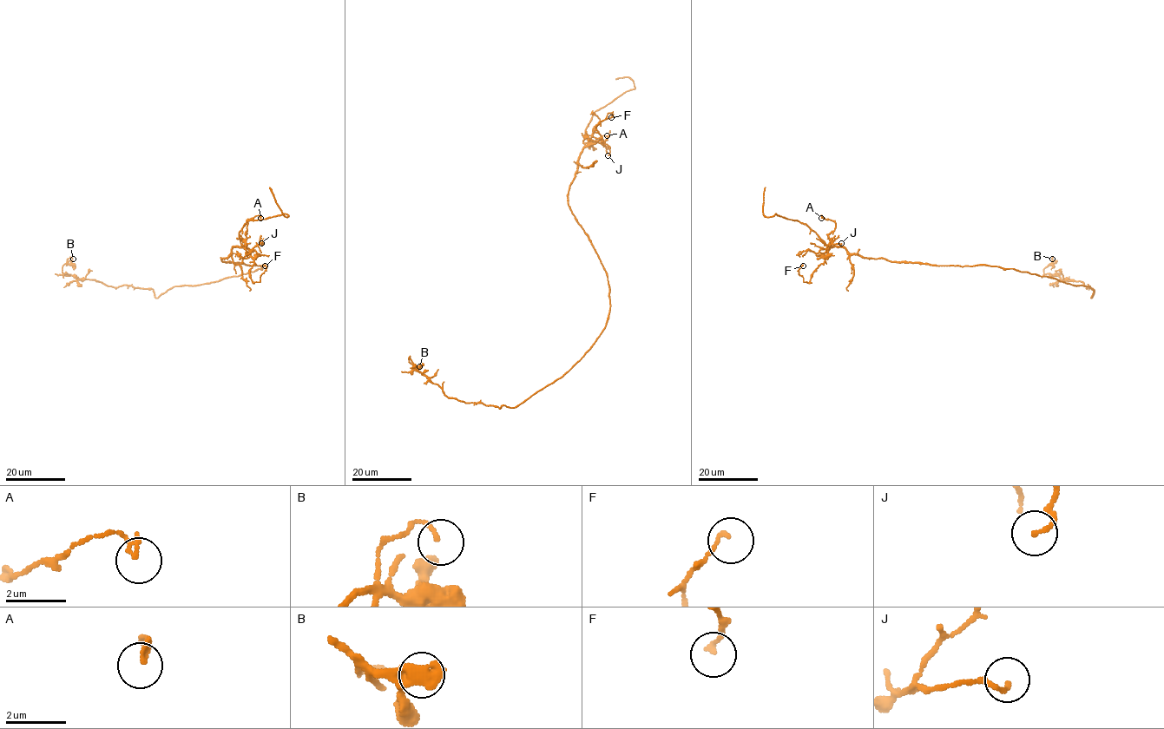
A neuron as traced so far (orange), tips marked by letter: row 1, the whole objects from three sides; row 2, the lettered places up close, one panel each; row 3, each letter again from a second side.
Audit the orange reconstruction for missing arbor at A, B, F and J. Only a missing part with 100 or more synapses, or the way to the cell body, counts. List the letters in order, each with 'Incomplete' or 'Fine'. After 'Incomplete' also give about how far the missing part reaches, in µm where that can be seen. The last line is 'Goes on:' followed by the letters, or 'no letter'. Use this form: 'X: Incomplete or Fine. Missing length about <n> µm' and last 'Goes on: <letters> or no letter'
A: Fine
B: Fine
F: Fine
J: Fine
Goes on: no letter

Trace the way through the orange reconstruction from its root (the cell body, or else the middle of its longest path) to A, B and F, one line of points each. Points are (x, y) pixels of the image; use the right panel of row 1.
A: (987, 265), (864, 258), (831, 246), (828, 235), (835, 222), (821, 218)
B: (987, 265), (1087, 285), (1093, 290), (1091, 298), (1093, 295), (1088, 285), (1045, 273), (1052, 259)
F: (987, 265), (891, 262), (864, 258), (835, 246), (827, 251), (826, 259), (808, 283), (799, 273), (803, 265)

